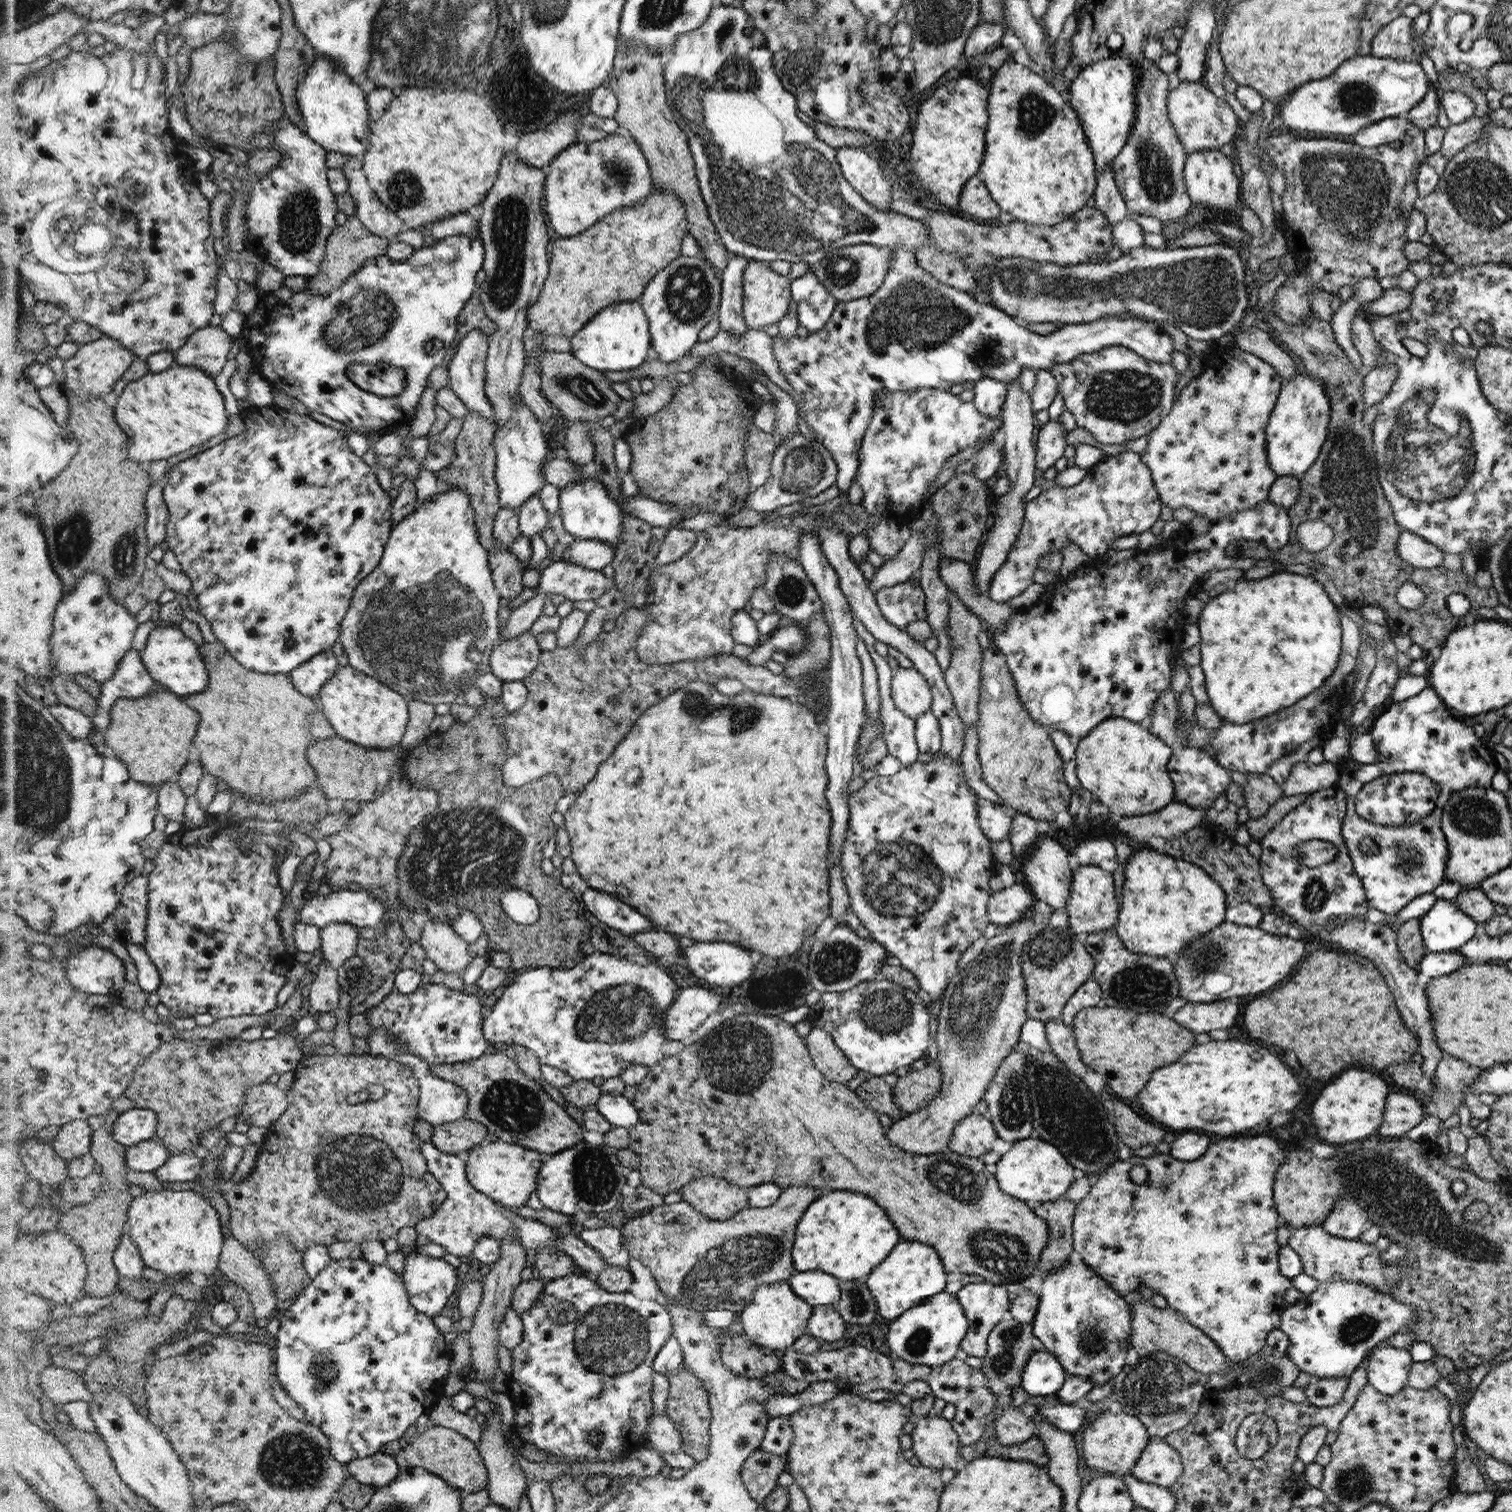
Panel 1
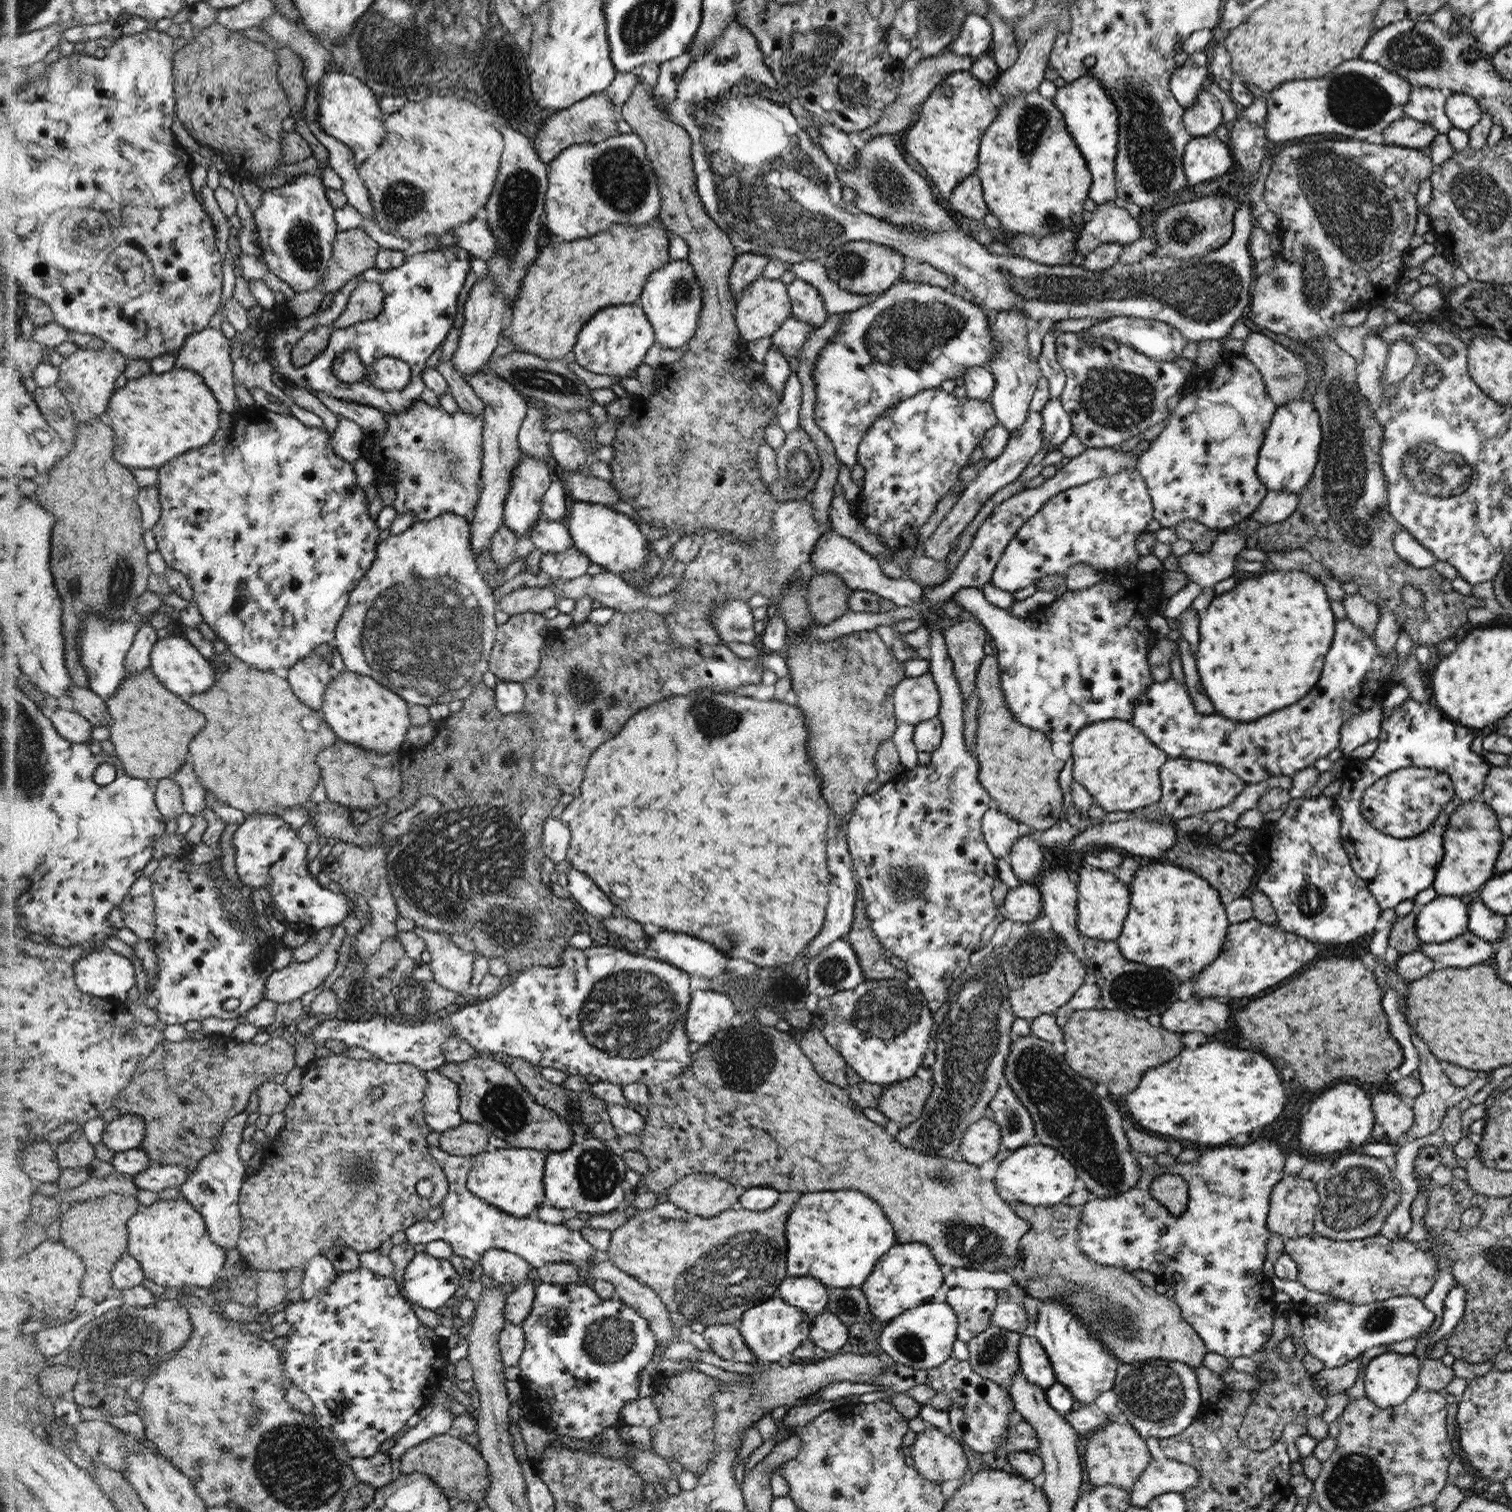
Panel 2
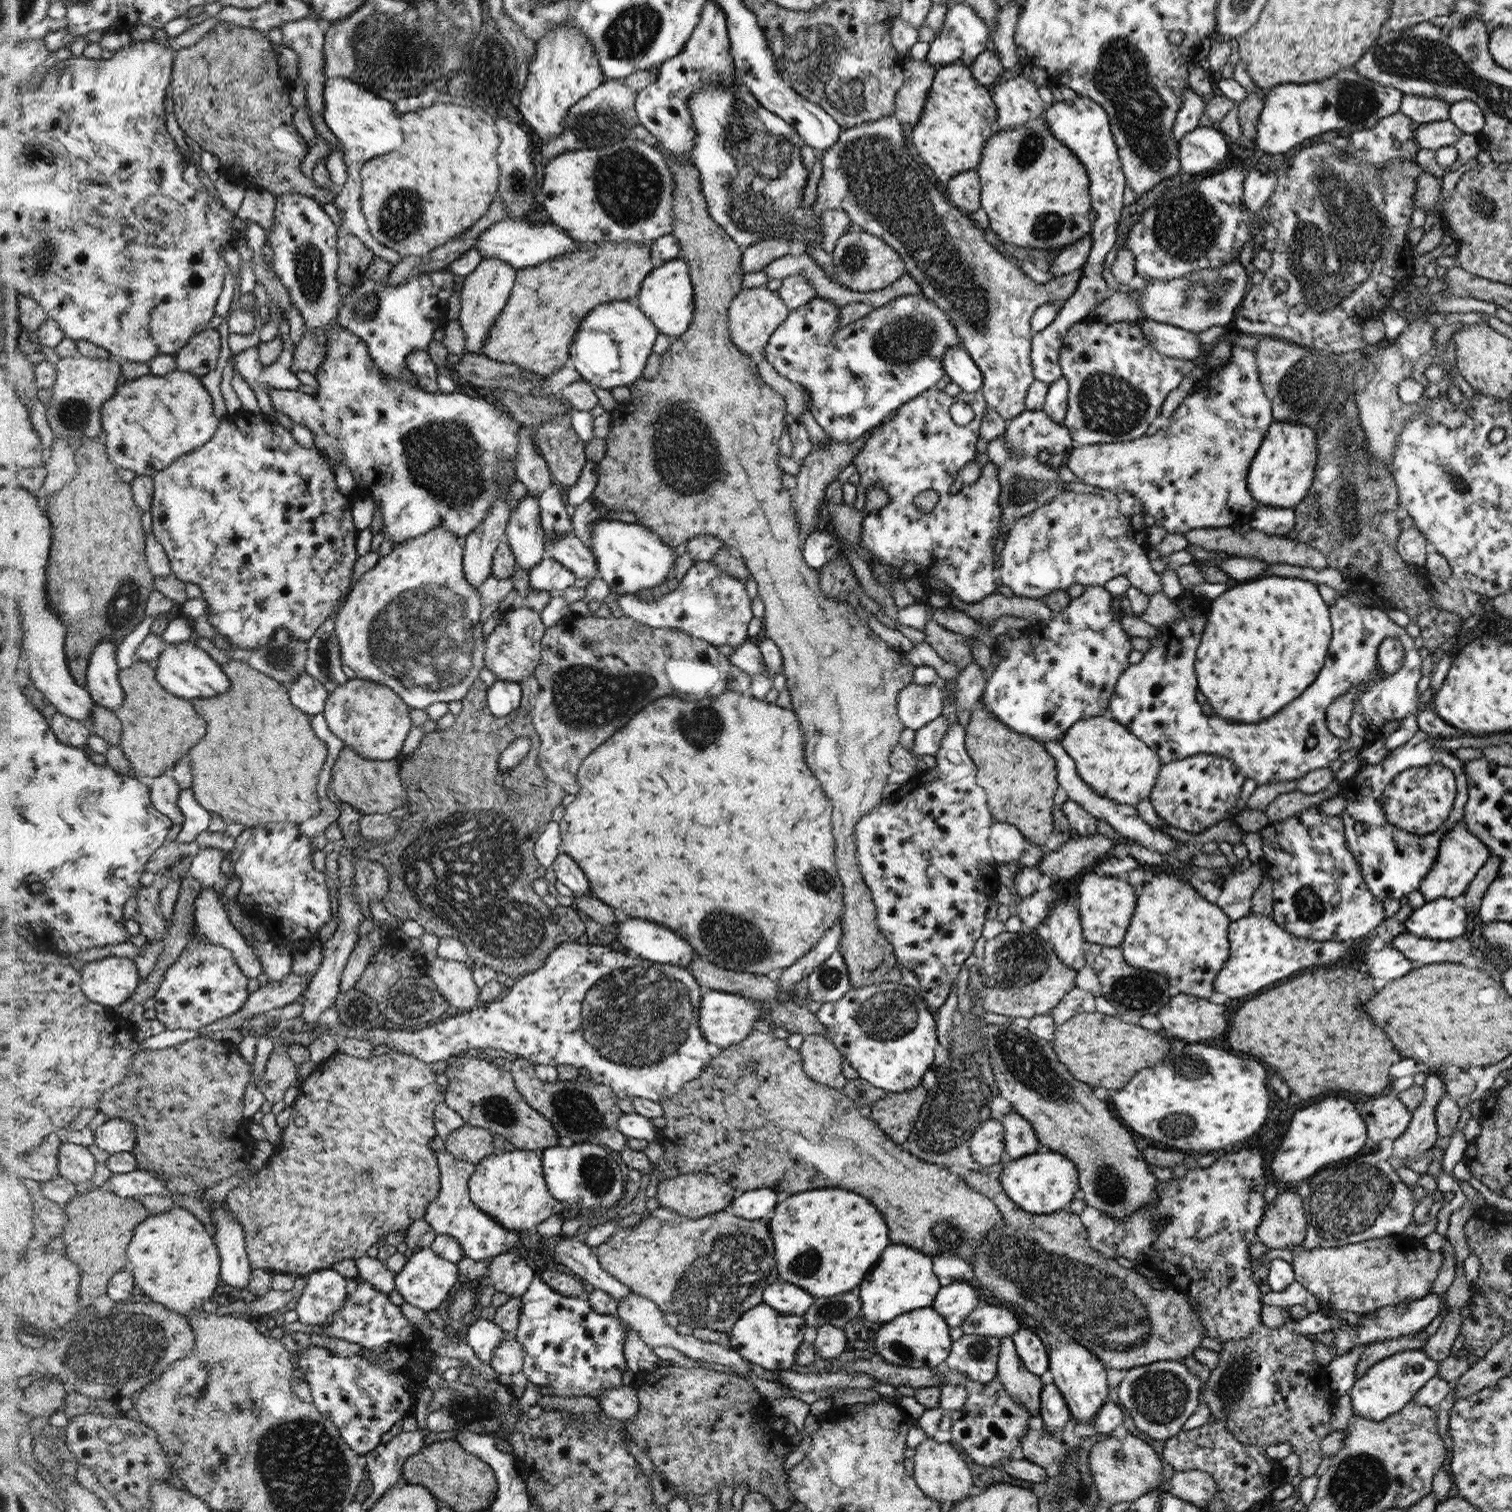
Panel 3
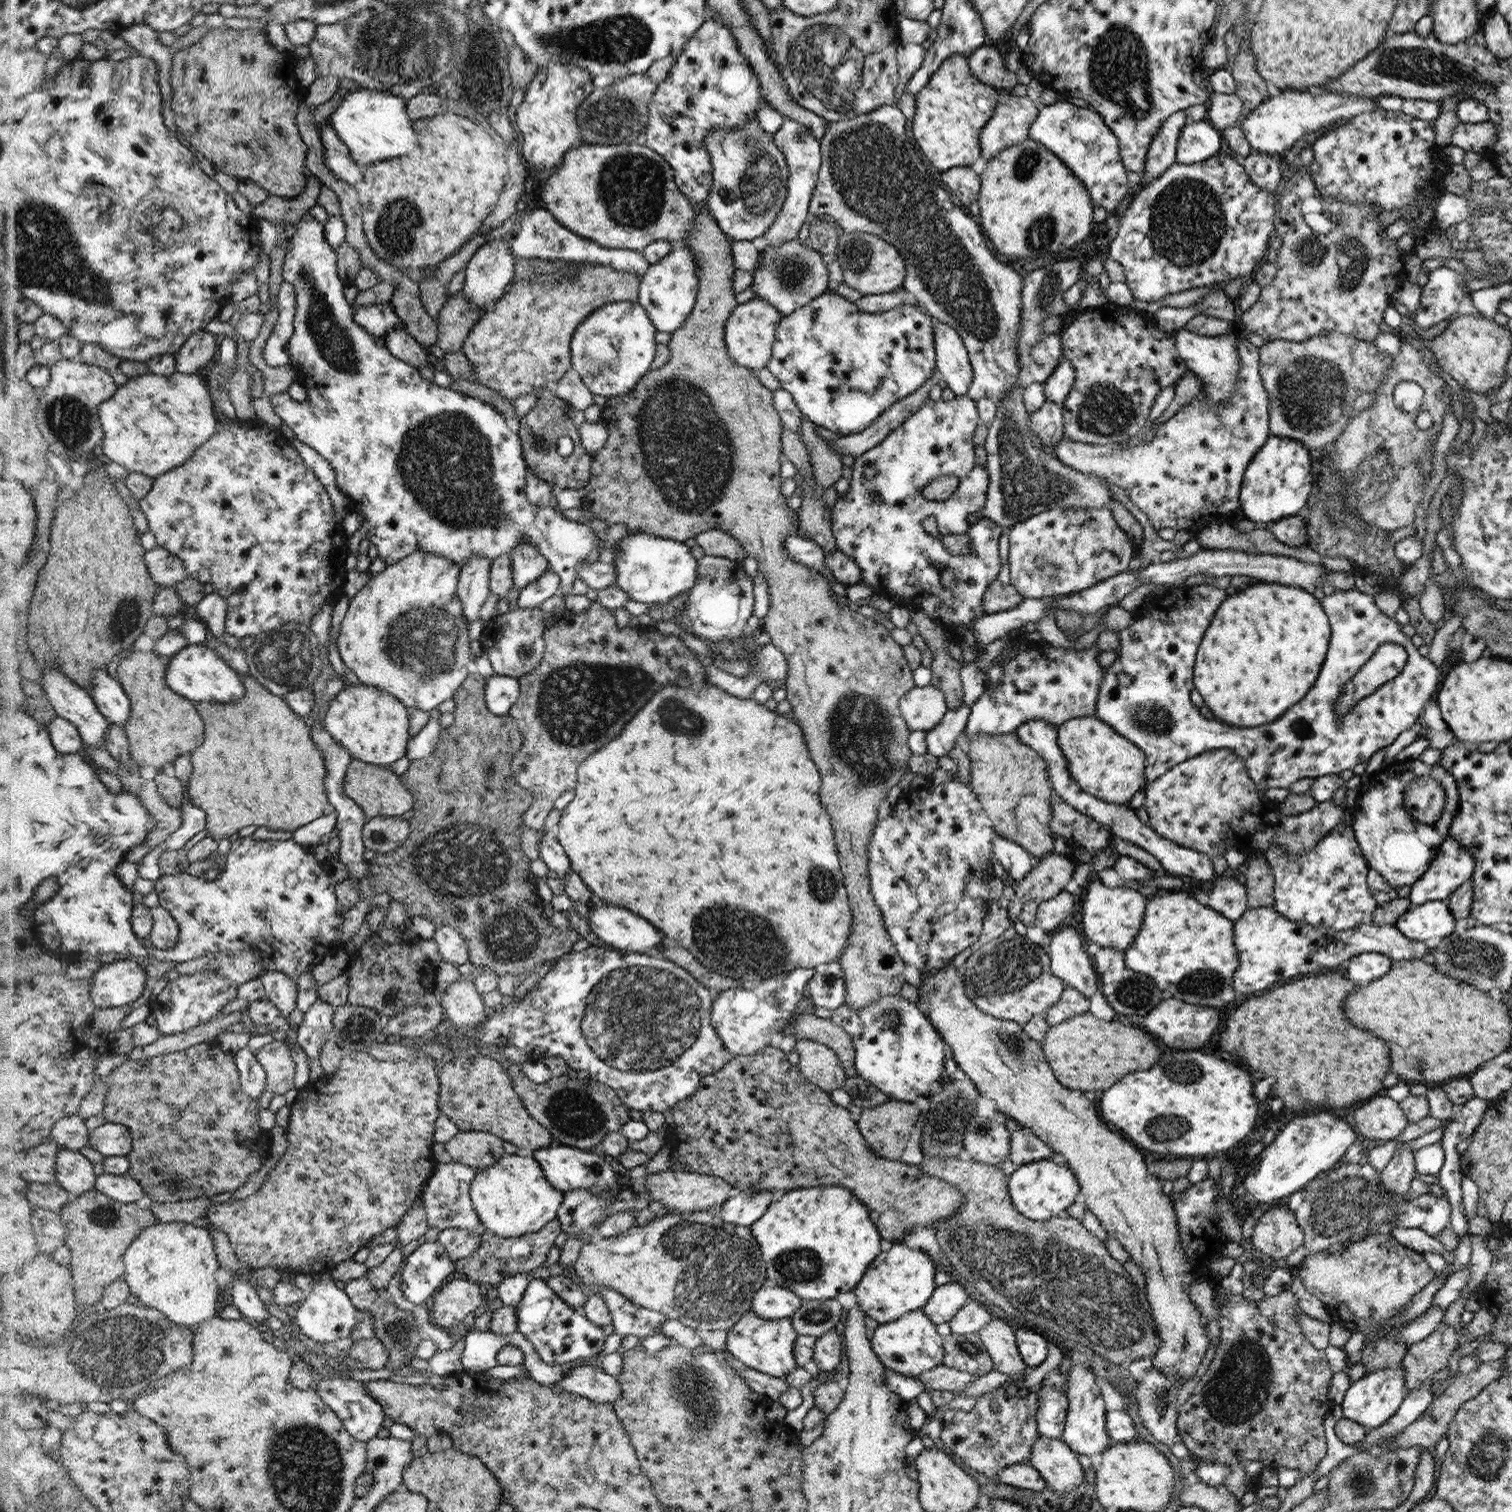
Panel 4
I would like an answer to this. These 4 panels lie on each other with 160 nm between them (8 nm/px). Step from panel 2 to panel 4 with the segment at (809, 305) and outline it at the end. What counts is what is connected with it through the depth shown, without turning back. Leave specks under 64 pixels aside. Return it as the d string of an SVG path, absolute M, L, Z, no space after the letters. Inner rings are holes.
M799 239L783 242L783 245L765 247L761 251L759 265L753 270L750 288L756 293L756 299L766 300L781 311L782 316L792 314L795 310L810 305L814 299L828 292L828 266L824 264L824 258L820 251L816 252L808 246L804 246Z

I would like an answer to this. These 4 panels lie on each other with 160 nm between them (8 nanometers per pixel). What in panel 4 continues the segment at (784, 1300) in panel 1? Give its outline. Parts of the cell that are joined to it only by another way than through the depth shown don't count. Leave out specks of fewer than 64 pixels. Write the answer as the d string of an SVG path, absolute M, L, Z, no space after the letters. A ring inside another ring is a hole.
M753 1309L745 1313L741 1320L730 1329L727 1335L727 1350L734 1355L742 1364L764 1372L770 1376L784 1379L796 1368L792 1346L795 1346L794 1340L799 1336L793 1321L790 1318L768 1319L754 1314Z

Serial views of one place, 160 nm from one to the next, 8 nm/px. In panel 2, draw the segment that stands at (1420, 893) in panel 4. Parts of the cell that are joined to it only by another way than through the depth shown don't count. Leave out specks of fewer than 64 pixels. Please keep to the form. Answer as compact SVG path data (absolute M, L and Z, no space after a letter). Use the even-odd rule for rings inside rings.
M1479 797L1463 802L1450 815L1443 834L1443 859L1433 882L1437 895L1461 897L1475 896L1485 882L1492 878L1493 868L1505 840L1494 811Z

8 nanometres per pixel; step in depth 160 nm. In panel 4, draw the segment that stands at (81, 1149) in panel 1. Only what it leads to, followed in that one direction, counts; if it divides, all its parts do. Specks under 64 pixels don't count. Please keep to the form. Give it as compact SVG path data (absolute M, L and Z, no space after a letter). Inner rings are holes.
M63 1148L58 1156L58 1180L73 1197L97 1189L98 1174L94 1172L94 1162L80 1151Z

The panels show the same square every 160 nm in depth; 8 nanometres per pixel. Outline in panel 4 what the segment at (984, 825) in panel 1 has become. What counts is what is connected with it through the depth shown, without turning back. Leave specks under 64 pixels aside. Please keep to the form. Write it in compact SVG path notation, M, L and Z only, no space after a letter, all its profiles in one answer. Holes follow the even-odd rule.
M1003 836L994 839L994 854L1015 881L1022 880L1039 863L1021 843Z

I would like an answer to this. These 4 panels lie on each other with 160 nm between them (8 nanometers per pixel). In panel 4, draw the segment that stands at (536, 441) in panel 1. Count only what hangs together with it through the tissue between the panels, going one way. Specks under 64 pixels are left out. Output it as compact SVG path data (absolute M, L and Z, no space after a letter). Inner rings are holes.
M521 542L509 557L512 563L513 586L526 588L548 570L546 557L533 543Z

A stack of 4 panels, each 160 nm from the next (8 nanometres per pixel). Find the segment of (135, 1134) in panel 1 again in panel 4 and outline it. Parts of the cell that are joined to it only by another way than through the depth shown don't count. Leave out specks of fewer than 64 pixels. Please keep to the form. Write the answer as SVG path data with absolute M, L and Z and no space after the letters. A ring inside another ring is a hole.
M107 1122L91 1132L91 1145L106 1157L129 1157L133 1153L135 1136L130 1127Z

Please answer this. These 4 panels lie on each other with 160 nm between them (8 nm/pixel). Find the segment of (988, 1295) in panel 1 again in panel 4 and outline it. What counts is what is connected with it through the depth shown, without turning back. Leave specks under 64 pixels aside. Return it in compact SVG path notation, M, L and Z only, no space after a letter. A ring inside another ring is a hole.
M961 1282L938 1285L922 1311L936 1324L949 1323L970 1298L968 1289Z

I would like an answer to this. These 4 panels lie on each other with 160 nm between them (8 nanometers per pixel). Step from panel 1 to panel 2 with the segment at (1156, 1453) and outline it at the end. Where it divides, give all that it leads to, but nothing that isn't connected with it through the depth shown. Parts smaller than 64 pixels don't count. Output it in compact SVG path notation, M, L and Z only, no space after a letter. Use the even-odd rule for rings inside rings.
M1153 1458L1130 1491L1131 1506L1145 1507L1164 1492L1183 1493L1192 1490L1198 1481L1199 1472L1193 1466L1171 1458Z

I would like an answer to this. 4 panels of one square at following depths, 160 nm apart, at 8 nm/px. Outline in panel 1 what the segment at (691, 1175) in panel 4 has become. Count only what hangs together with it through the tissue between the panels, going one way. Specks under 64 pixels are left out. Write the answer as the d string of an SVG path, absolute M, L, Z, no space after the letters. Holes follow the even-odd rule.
M704 1177L692 1181L680 1190L680 1193L682 1194L682 1201L689 1202L694 1210L700 1211L710 1219L726 1220L732 1217L734 1213L748 1209L749 1188L738 1187L719 1177Z

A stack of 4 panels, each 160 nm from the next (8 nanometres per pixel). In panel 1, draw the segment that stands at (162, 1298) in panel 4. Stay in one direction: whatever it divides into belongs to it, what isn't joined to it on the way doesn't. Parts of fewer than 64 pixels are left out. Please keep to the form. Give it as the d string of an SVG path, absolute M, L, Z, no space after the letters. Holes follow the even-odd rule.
M186 1190L146 1192L146 1195L135 1198L128 1227L140 1247L145 1264L168 1277L177 1278L191 1272L202 1272L209 1277L221 1269L227 1240L224 1226L218 1210L202 1194Z

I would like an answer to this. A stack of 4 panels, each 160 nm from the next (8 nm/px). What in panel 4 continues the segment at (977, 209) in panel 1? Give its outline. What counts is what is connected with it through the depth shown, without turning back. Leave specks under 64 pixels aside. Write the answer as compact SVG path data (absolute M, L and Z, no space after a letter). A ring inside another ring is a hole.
M971 167L952 168L942 173L942 182L965 208L980 200L981 177Z

